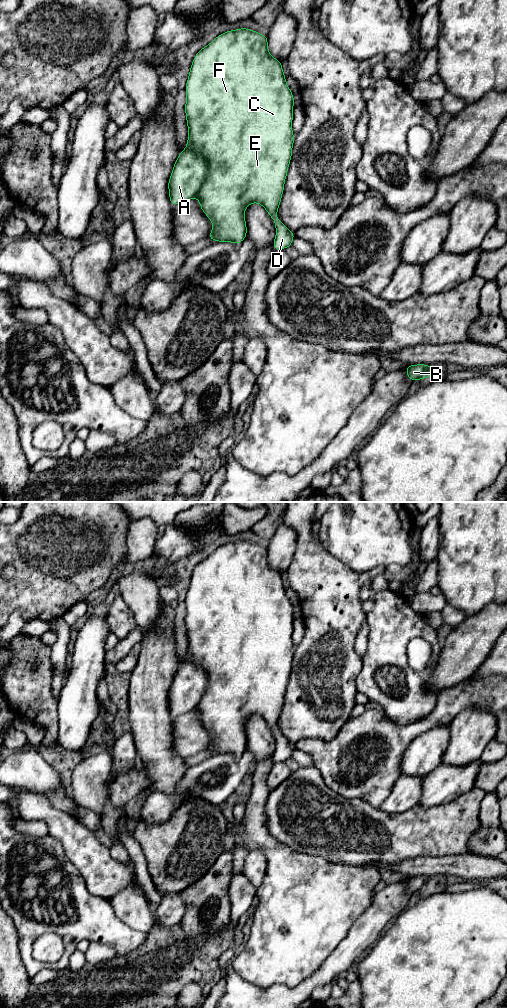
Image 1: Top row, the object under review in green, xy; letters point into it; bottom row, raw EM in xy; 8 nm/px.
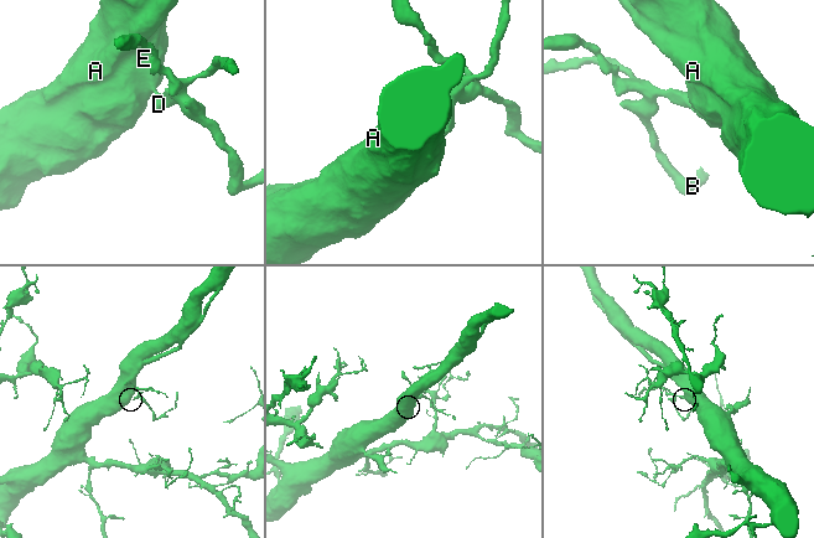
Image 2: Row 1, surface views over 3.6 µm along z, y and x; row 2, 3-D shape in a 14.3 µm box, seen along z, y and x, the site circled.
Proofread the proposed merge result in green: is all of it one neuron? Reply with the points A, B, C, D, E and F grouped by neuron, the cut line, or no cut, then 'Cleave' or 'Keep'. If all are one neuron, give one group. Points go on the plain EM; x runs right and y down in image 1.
Groups: A B C D E F. No split. Keep

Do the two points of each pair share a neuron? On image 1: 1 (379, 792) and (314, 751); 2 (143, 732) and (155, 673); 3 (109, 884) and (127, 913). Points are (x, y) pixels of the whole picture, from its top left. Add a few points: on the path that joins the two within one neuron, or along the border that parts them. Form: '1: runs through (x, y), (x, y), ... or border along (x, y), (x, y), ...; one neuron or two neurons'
1: runs through (360, 789), (339, 787), (331, 781), (330, 770); one neuron
2: runs through (148, 717), (149, 688); one neuron
3: border along (139, 888), (133, 884), (127, 884), (110, 900); two neurons

